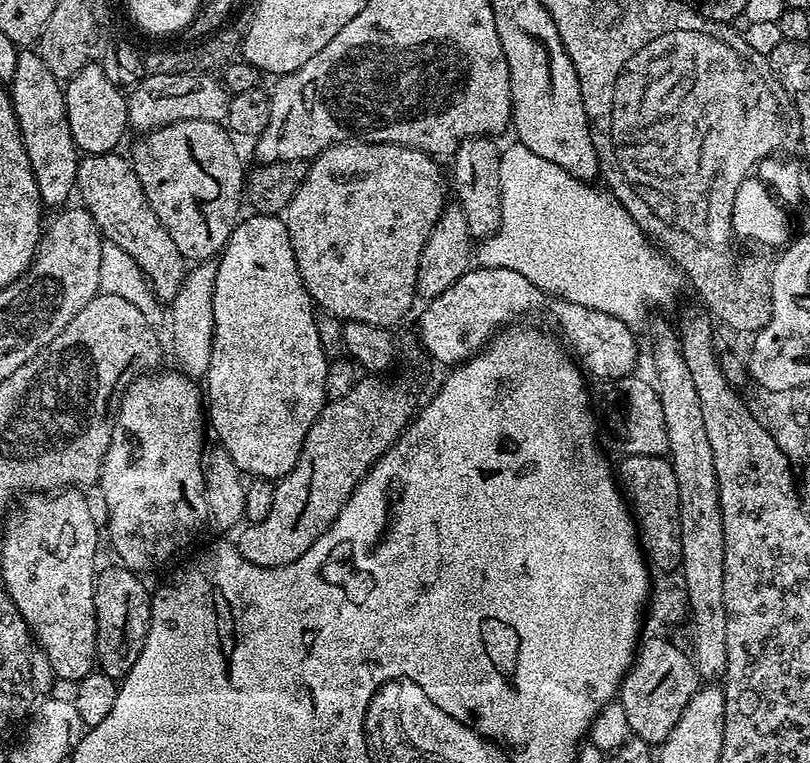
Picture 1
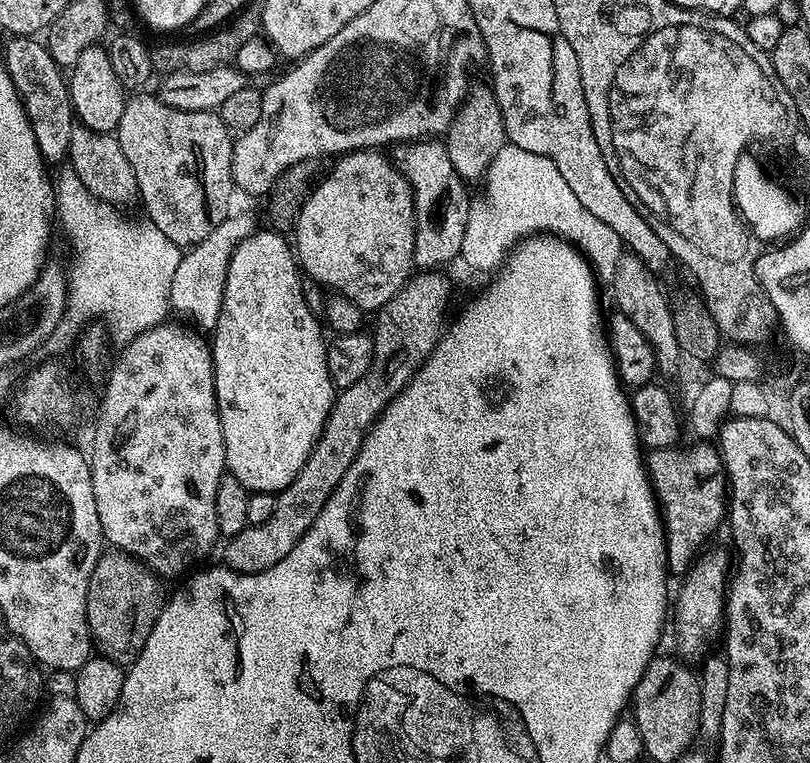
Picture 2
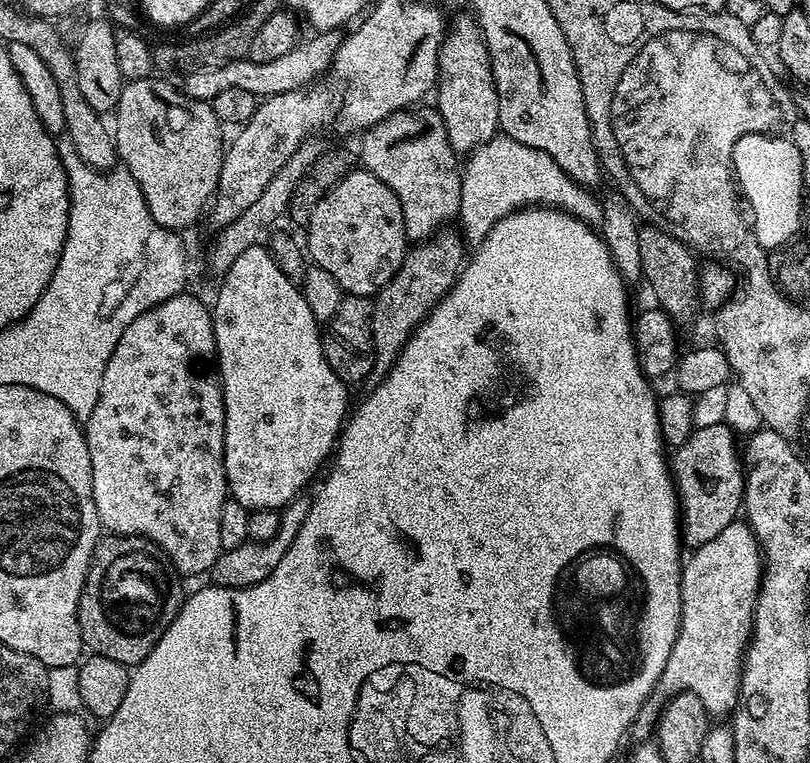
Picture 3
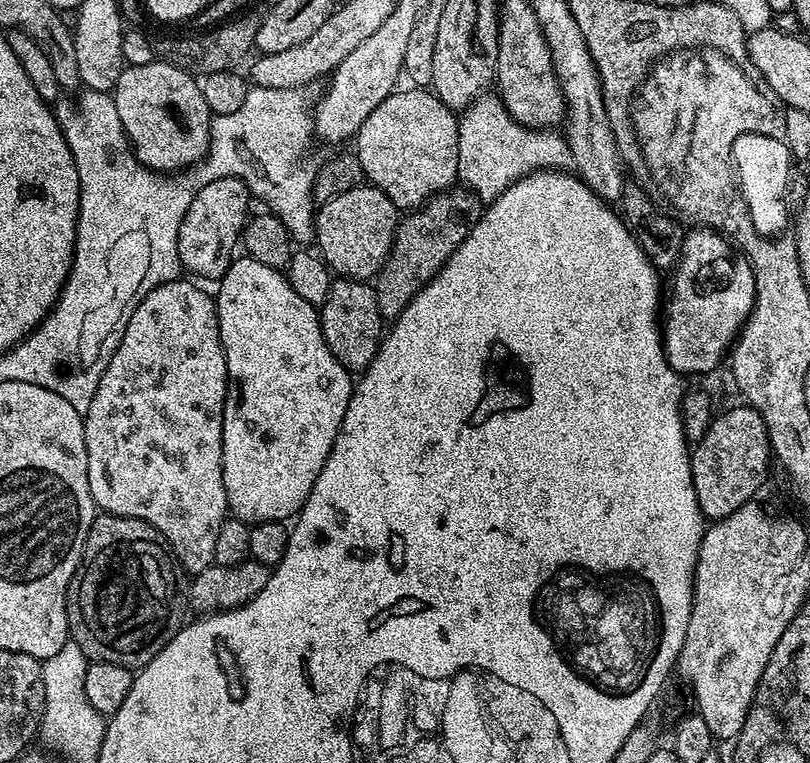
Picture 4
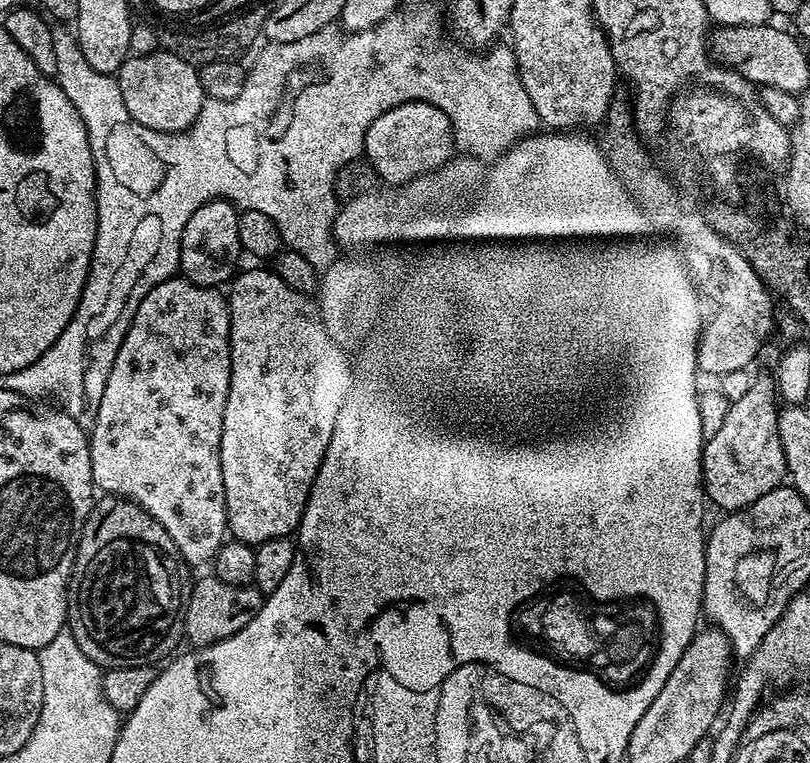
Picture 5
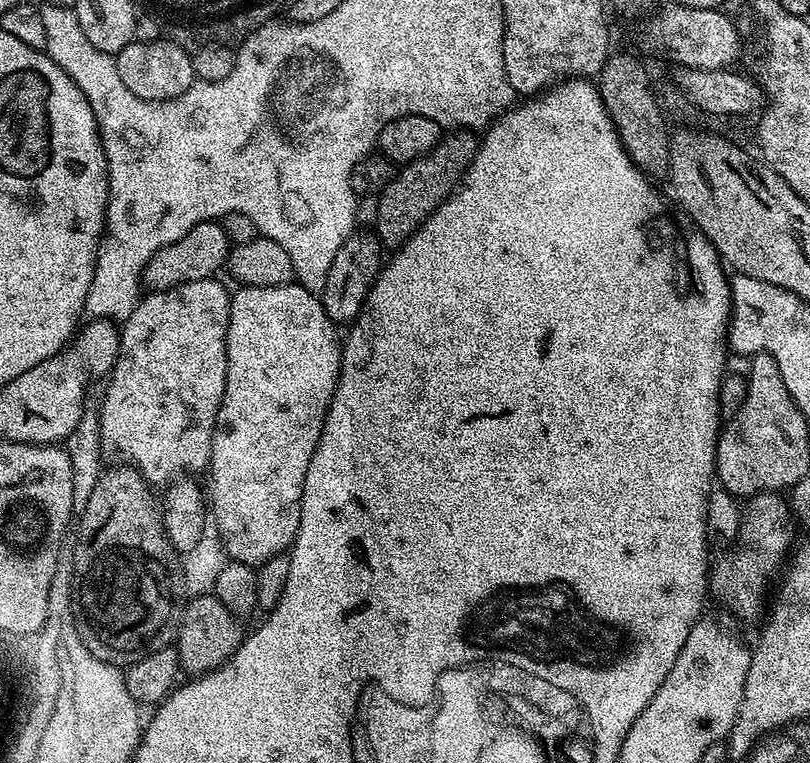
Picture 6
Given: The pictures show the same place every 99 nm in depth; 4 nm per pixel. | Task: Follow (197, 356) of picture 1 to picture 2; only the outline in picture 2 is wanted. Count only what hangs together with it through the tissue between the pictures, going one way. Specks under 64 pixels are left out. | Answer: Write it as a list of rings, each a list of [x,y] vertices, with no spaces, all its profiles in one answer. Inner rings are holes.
[[[230,214],[214,228],[209,237],[187,249],[180,257],[174,279],[171,282],[172,308],[198,324],[203,331],[215,329],[218,314],[221,312],[222,298],[225,294],[226,274],[233,250],[258,230],[250,214]]]

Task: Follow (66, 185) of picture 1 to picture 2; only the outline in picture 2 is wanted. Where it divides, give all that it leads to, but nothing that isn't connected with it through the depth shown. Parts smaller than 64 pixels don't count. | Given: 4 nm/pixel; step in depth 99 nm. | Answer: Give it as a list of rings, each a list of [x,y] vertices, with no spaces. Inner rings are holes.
[[[12,36],[9,41],[4,48],[2,62],[18,90],[26,118],[30,118],[30,130],[34,130],[42,158],[49,165],[59,165],[67,157],[70,134],[78,124],[76,112],[72,108],[68,80],[60,65],[54,62],[54,58],[50,58],[47,43],[40,41],[39,44],[39,39],[30,36]]]

